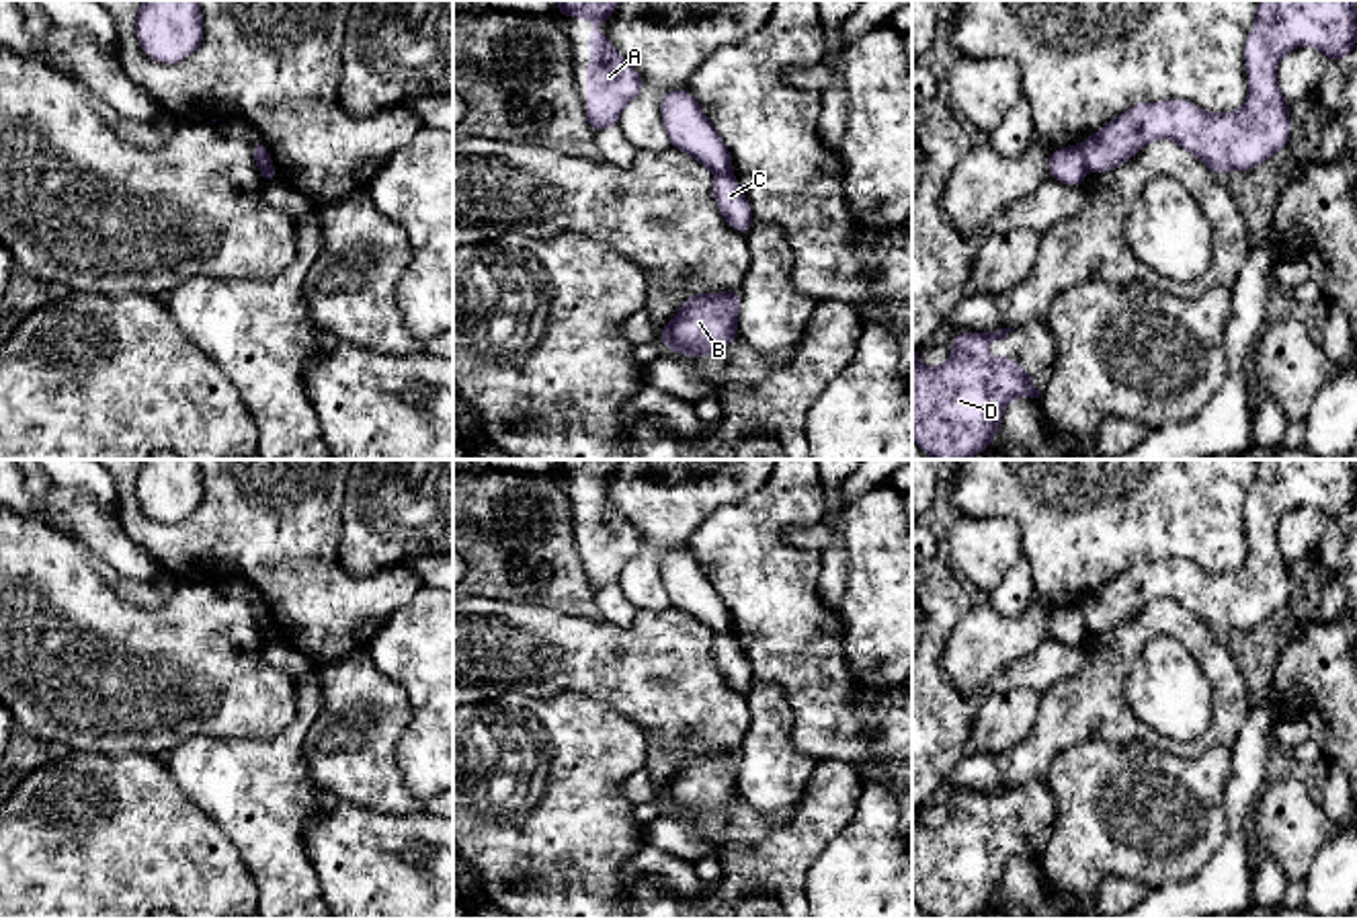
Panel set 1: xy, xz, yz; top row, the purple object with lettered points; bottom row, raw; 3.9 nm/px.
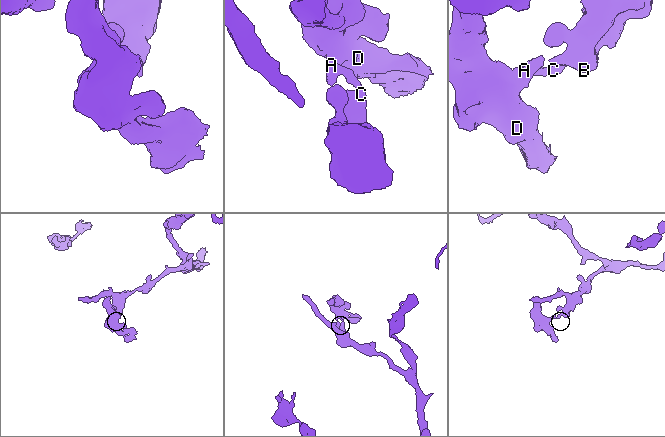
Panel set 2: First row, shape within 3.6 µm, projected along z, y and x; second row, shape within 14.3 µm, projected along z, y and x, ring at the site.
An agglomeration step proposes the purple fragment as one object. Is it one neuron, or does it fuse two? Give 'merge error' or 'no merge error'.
merge error

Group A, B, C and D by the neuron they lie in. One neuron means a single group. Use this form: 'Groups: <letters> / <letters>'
Groups: A D / B C

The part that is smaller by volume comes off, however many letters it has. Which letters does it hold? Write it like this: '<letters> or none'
A, D

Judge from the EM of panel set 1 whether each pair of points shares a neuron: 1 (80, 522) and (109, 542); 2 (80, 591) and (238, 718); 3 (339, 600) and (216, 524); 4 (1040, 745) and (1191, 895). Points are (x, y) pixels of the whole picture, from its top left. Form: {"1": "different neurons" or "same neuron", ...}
{"1": "same neuron", "2": "same neuron", "3": "same neuron", "4": "different neurons"}

